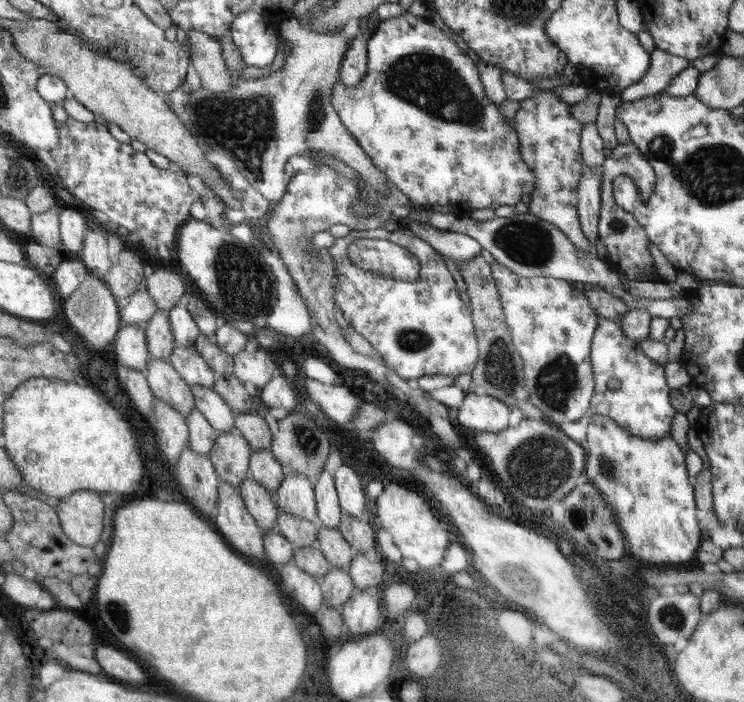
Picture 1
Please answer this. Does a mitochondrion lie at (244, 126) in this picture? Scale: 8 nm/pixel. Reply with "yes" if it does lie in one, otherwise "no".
yes

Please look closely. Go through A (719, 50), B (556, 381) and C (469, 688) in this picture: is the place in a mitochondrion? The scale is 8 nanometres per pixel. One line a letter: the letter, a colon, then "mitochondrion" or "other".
A: other
B: mitochondrion
C: mitochondrion

